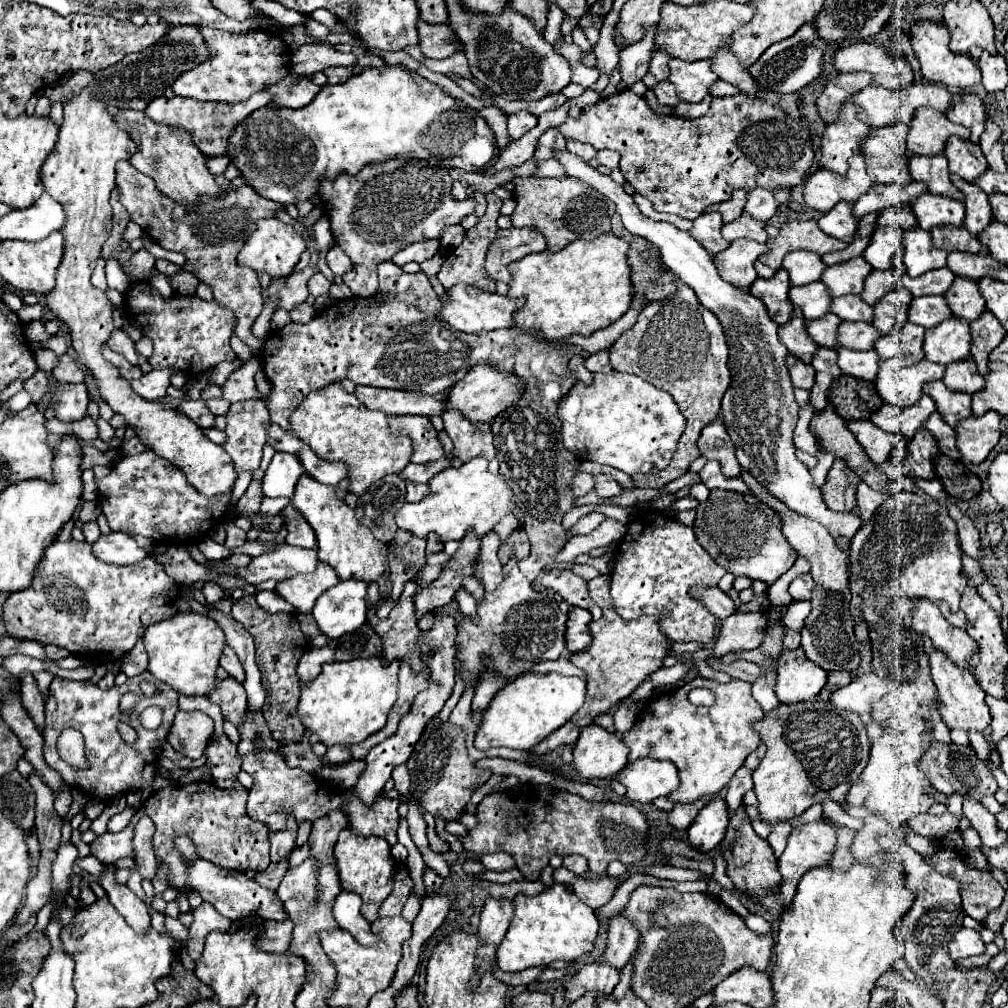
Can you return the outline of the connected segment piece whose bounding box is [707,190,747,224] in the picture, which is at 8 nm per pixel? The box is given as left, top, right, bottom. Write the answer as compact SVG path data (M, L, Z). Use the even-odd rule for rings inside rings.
M735 190L735 194L733 194L731 200L719 202L719 204L713 204L713 206L707 206L707 212L719 212L723 216L723 224L729 224L729 222L733 222L733 220L737 220L741 216L745 198L747 198L747 192Z

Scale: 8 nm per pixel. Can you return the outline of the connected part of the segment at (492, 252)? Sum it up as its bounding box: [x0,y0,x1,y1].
[485,228,545,284]

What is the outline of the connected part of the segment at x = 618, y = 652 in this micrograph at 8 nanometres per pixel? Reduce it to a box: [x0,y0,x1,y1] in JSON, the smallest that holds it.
[531,616,669,756]

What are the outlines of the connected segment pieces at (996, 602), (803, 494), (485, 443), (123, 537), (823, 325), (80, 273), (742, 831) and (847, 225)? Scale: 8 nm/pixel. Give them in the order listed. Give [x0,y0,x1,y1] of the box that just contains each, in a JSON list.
[[977,582,1001,614],[553,150,863,552],[441,410,495,462],[91,532,145,564],[807,314,841,348],[41,90,237,496],[721,804,781,900],[817,200,857,244]]

